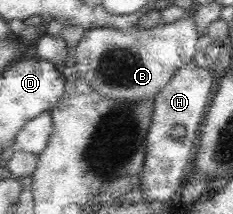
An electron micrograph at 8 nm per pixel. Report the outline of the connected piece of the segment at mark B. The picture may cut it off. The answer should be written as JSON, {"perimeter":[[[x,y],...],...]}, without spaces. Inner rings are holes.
{"perimeter":[[[190,16],[172,23],[157,23],[150,31],[144,31],[138,26],[133,28],[134,30],[92,28],[85,32],[80,42],[72,48],[67,47],[61,34],[46,34],[39,37],[38,57],[59,67],[74,64],[75,75],[106,97],[126,102],[154,100],[176,71],[193,61],[200,33]]]}

